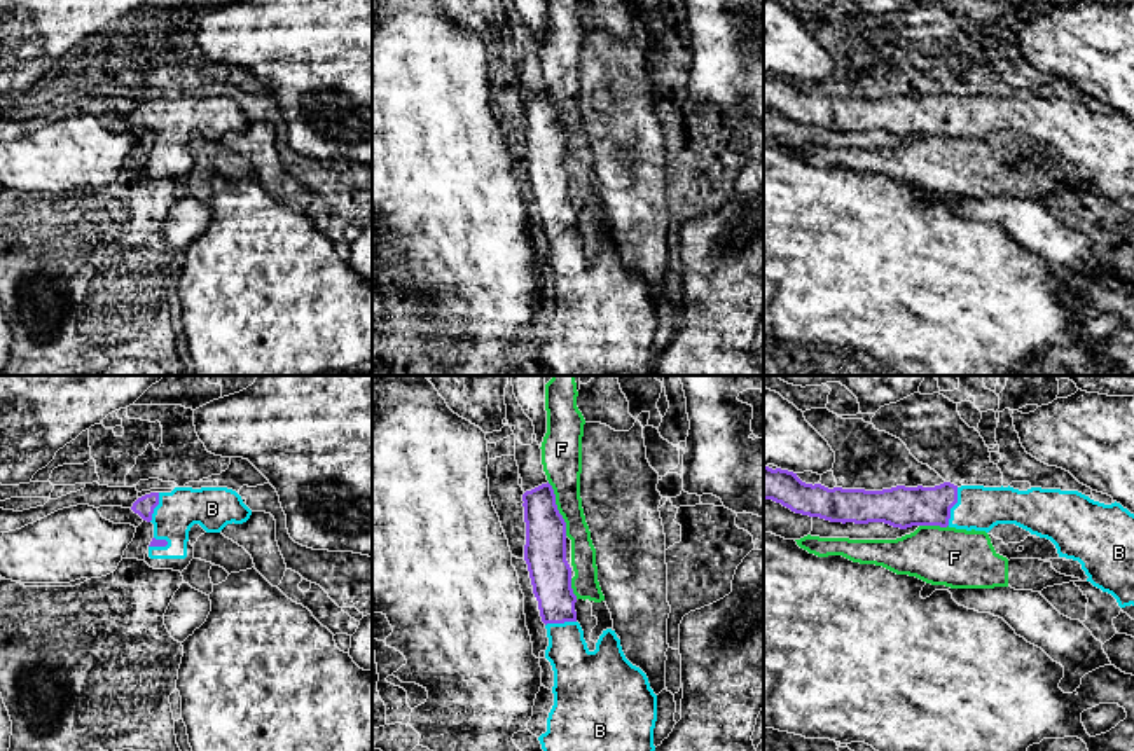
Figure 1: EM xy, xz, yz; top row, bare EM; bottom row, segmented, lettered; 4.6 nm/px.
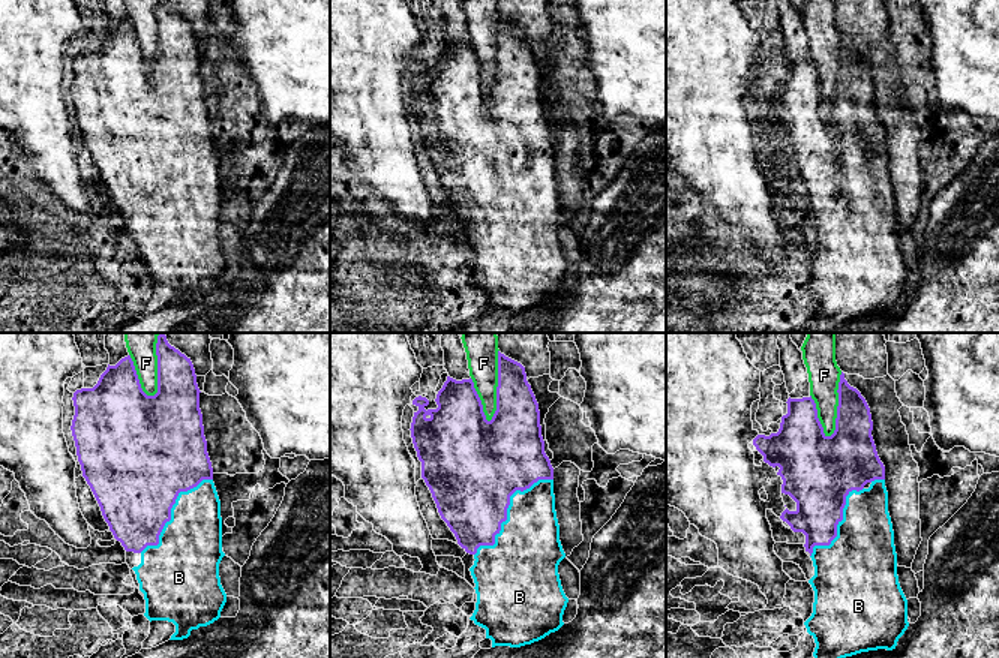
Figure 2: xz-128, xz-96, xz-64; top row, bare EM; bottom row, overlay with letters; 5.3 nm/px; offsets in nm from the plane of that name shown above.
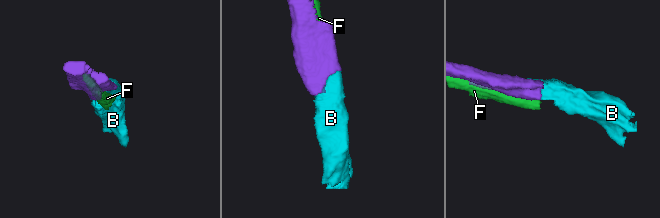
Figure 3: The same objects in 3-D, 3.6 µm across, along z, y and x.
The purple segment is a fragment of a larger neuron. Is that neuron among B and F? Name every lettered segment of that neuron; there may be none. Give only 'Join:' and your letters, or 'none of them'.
Join: B

